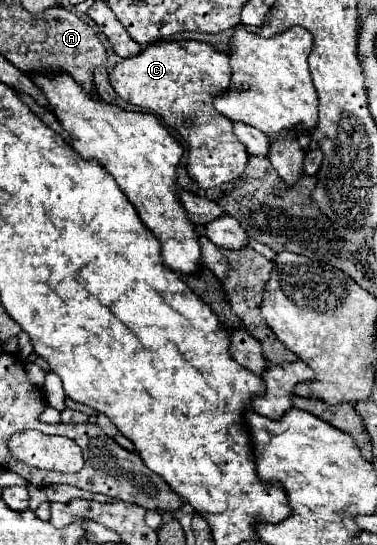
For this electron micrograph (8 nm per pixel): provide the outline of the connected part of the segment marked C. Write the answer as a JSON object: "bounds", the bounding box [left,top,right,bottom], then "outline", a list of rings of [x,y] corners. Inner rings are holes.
{"bounds":[109,40,249,188],"outline":[[[195,40],[159,42],[157,46],[147,46],[141,54],[115,64],[109,72],[109,82],[125,102],[163,116],[163,120],[183,136],[189,146],[189,176],[201,188],[213,188],[241,176],[249,154],[237,140],[233,122],[213,106],[215,96],[235,86],[227,52]]]}

